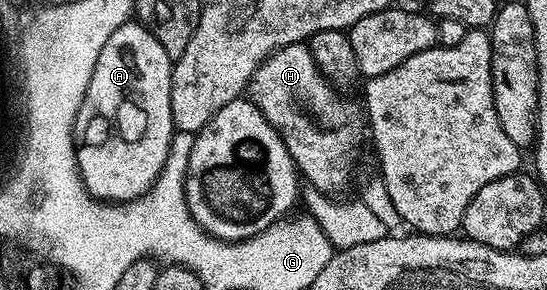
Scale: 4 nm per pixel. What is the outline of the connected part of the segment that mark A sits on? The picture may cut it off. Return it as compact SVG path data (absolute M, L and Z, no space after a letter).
M127 21L108 37L74 122L78 169L95 199L138 199L158 180L176 130L170 104L173 84L172 60L147 27Z

